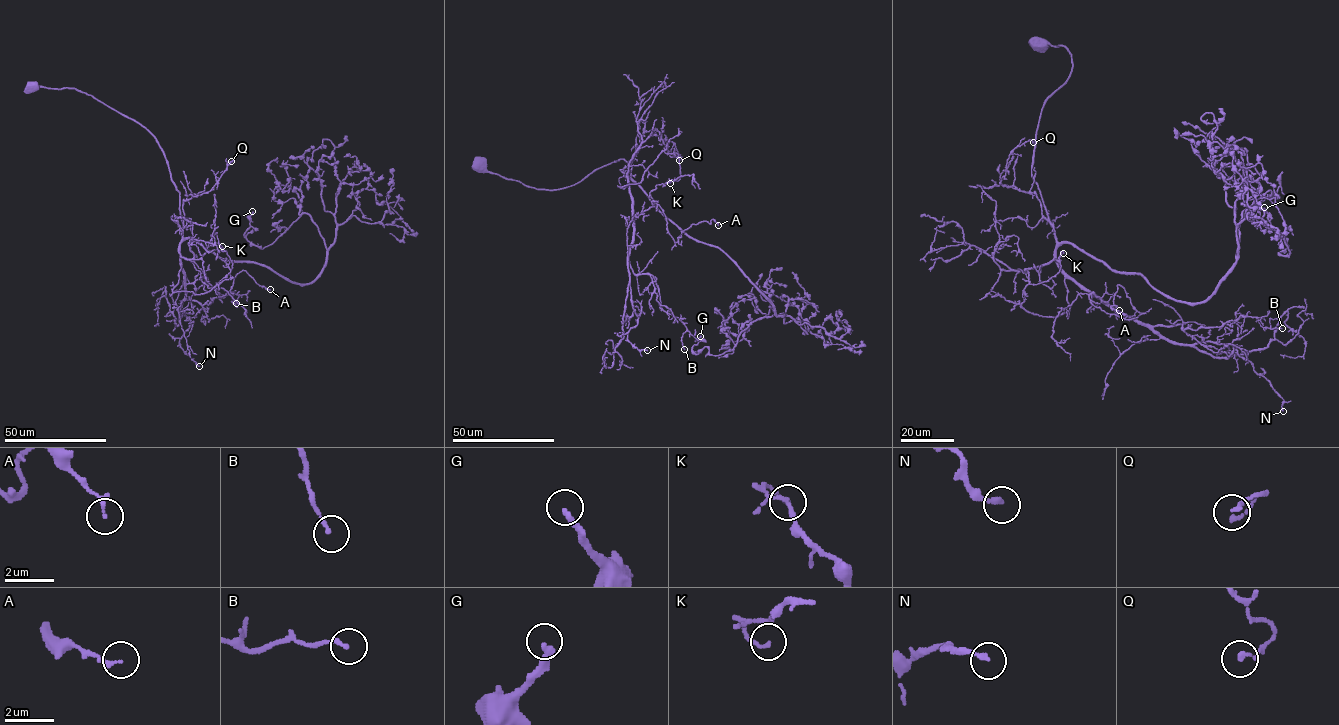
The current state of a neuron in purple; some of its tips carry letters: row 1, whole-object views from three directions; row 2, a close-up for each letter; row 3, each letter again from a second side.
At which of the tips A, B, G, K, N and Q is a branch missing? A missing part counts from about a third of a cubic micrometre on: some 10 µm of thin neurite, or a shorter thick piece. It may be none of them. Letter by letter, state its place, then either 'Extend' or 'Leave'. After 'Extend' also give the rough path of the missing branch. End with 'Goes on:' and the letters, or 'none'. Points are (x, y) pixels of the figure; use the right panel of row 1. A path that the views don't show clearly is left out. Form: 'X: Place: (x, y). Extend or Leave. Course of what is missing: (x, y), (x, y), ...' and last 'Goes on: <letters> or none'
A: Place: (1119, 310). Leave
B: Place: (1282, 328). Leave
G: Place: (1264, 207). Extend
K: Place: (1063, 253). Leave
N: Place: (1283, 411). Leave
Q: Place: (1033, 142). Leave
Goes on: G

